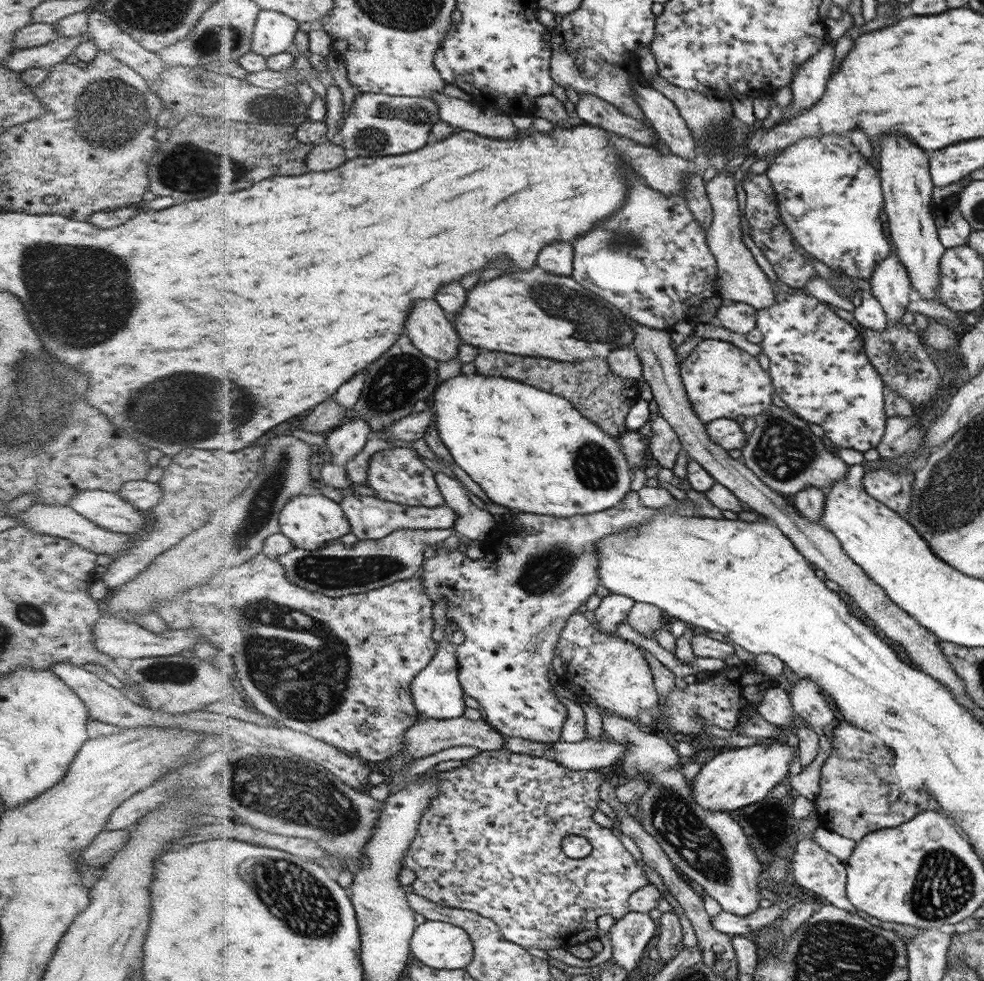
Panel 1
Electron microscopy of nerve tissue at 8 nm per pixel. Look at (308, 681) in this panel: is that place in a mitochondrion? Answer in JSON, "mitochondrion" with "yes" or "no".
{"mitochondrion":"yes"}

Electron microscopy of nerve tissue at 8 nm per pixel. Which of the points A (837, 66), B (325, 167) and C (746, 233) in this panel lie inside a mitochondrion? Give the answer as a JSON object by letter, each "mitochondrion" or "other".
{"A":"other","B":"other","C":"other"}

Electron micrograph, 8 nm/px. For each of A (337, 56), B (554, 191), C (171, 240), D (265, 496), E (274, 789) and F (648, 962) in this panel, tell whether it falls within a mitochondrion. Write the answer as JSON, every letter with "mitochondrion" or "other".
{"A":"other","B":"other","C":"other","D":"mitochondrion","E":"mitochondrion","F":"other"}

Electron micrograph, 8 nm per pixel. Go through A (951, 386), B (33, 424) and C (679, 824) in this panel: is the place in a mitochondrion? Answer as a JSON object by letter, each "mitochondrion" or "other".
{"A":"other","B":"mitochondrion","C":"mitochondrion"}

